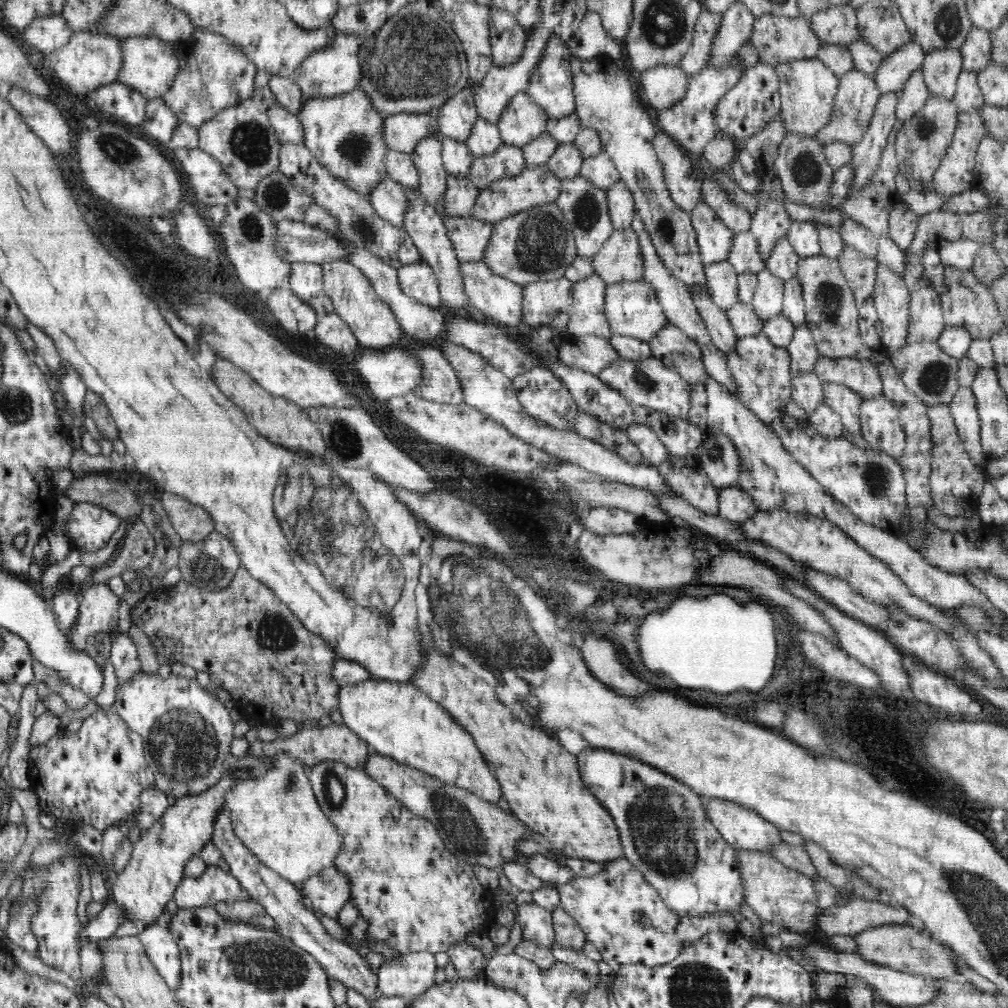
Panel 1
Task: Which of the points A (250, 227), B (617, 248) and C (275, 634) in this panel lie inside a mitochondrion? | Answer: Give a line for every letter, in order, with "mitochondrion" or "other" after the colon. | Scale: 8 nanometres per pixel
A: mitochondrion
B: other
C: mitochondrion

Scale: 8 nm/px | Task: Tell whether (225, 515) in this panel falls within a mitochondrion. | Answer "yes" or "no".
no

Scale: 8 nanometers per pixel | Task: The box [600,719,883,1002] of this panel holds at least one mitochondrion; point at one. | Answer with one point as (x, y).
(661, 822)

